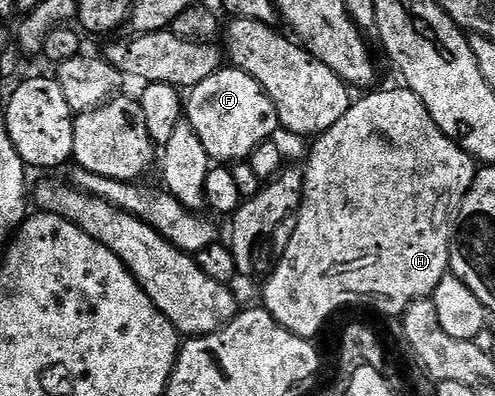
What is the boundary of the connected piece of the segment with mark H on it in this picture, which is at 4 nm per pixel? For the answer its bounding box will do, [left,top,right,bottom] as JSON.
[263,86,478,338]

